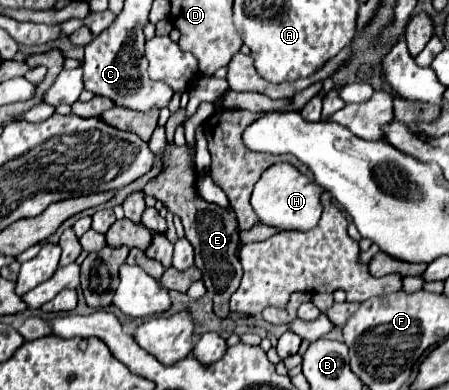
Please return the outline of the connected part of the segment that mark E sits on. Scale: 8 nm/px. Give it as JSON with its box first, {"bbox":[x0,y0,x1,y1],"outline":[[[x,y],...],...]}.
{"bbox":[144,142,242,318],"outline":[[[166,142],[164,152],[162,152],[162,172],[146,184],[144,192],[148,196],[162,200],[172,214],[178,214],[182,218],[186,238],[192,242],[194,252],[196,252],[196,266],[202,272],[202,280],[206,284],[208,294],[214,298],[214,312],[220,318],[226,318],[230,312],[228,300],[240,286],[240,278],[242,278],[242,266],[238,260],[238,248],[240,248],[238,218],[234,216],[234,210],[230,206],[220,208],[200,198],[196,190],[194,158],[196,158],[194,146],[188,146],[188,144],[178,146],[174,142]]]}

